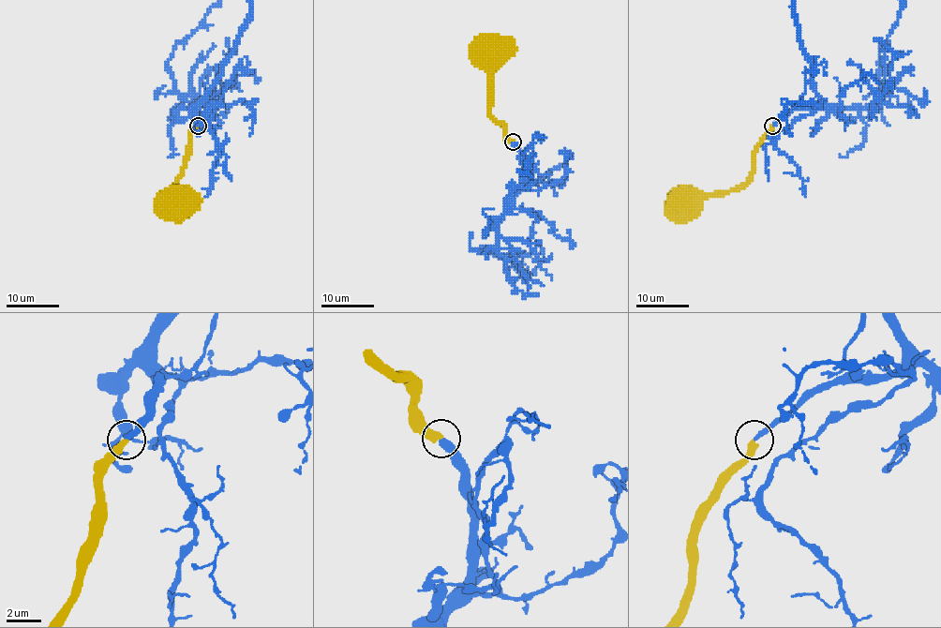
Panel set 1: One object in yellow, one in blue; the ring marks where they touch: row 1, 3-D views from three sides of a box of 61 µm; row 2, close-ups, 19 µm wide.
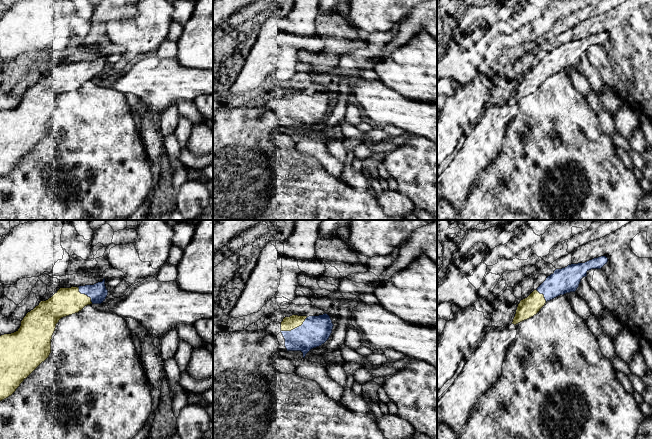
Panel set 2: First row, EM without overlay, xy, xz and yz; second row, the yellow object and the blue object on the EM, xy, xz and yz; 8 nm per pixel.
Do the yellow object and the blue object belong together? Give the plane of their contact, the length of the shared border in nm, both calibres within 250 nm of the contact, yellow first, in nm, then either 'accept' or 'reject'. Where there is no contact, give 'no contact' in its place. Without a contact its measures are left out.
xz | 240 nm | 110/240 nm | accept

